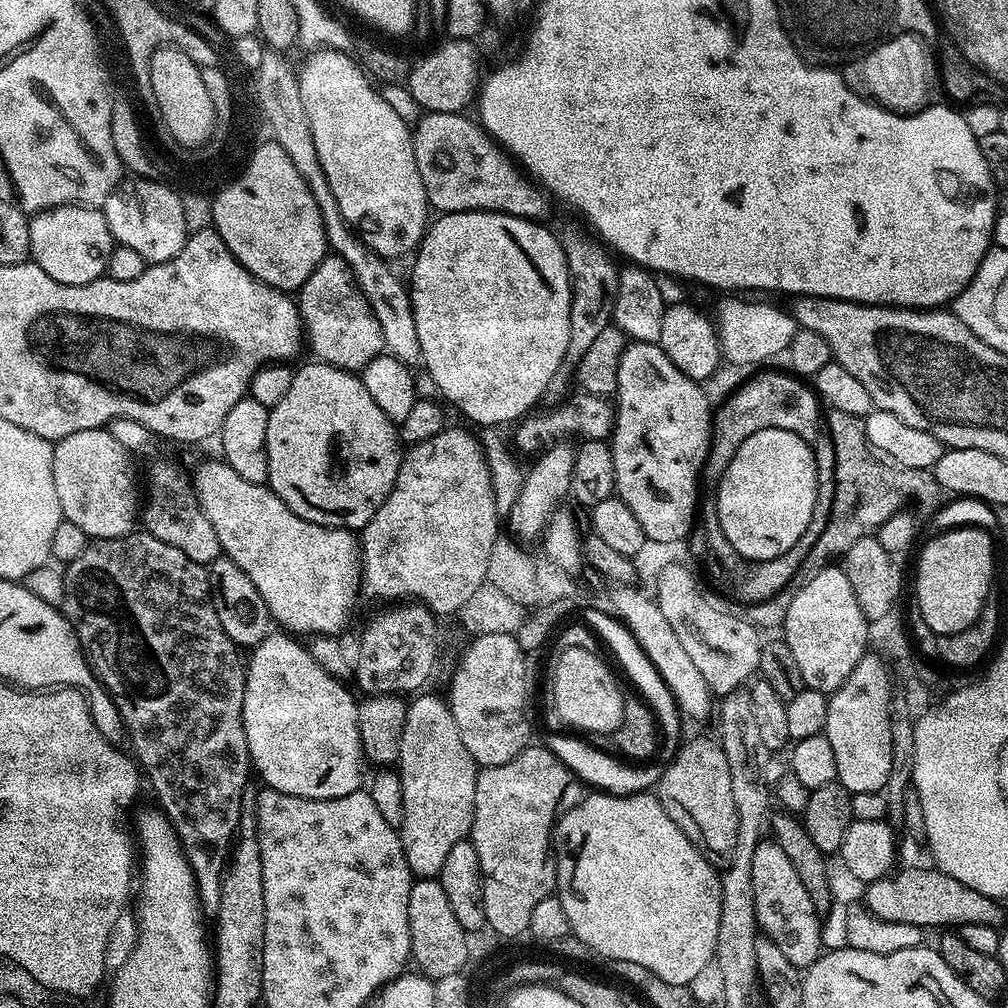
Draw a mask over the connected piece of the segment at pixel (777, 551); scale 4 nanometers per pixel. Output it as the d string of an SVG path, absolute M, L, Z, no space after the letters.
M780 428L750 435L726 466L716 491L722 534L747 560L772 560L790 550L805 533L814 511L816 454L811 443Z

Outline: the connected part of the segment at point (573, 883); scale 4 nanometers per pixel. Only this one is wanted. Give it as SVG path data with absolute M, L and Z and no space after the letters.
M651 791L635 792L633 796L592 795L596 796L588 796L581 804L574 805L565 816L563 813L554 825L554 859L556 861L554 892L562 902L562 910L566 910L571 935L573 937L576 935L586 947L608 956L609 961L638 962L638 966L646 966L646 970L658 974L658 978L663 978L666 982L691 985L698 978L698 974L706 969L715 954L719 919L722 915L721 873L712 869L713 861L695 844L692 844L690 838L686 838L686 834L673 822L670 814L666 814L659 799Z

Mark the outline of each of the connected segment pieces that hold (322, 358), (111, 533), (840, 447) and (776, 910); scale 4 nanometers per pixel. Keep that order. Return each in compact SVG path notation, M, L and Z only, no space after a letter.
M335 254L325 255L324 261L306 278L306 282L298 290L298 307L302 321L302 332L306 337L306 348L313 352L315 359L322 364L335 368L345 368L348 372L359 373L375 356L385 351L382 338L382 326L378 326L378 318L370 310L360 287L352 279L352 271L342 257Z
M91 428L90 430L78 430L78 434L70 434L66 438L55 441L52 450L52 473L54 474L54 490L58 490L58 502L60 503L60 515L65 520L74 522L74 526L78 526L78 530L82 530L90 538L97 540L113 540L119 536L129 536L137 527L138 517L142 512L142 492L136 489L136 468L132 465L134 461L133 453L126 450L126 446L122 446L122 442L118 442L118 438L114 438L114 434L107 428Z
M840 410L840 420L832 420L826 426L826 435L832 439L832 449L836 455L833 508L825 529L792 578L791 583L796 586L810 582L818 570L835 565L848 553L850 546L858 542L858 538L876 534L891 516L908 506L906 504L911 500L927 514L933 513L941 503L942 489L936 481L935 471L894 462L890 454L878 450L878 446L866 438L866 426L861 417Z
M761 842L754 850L753 888L759 931L777 944L794 967L807 970L822 955L821 917L806 886L802 886L802 878L798 878L798 870L794 870L794 862L790 862L790 858L786 858L784 851L774 842Z

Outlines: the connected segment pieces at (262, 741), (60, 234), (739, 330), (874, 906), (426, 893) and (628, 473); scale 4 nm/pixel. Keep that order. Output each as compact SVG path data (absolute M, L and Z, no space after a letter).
M280 630L269 631L267 638L251 649L252 657L247 657L244 729L248 758L255 775L257 772L267 787L282 794L294 794L311 800L342 798L361 787L358 700L352 697L351 687L348 689L346 685L339 684L340 680L327 672L308 652L307 647L296 640L299 639Z
M67 204L61 208L37 213L29 219L31 259L50 278L63 284L89 284L107 273L114 241L110 226L100 208L83 208Z
M724 294L724 295L721 295L719 298L721 300L718 301L716 304L716 316L714 312L714 327L716 329L716 336L720 340L721 357L723 357L723 359L727 361L727 363L729 360L729 362L732 363L733 366L736 368L748 368L751 366L751 364L764 364L767 362L767 360L774 359L775 356L779 354L779 352L780 352L780 355L787 353L788 347L790 346L790 340L794 338L796 332L798 331L796 317L795 315L793 315L791 311L789 311L789 309L787 312L786 309L779 308L779 306L776 304L763 304L763 302L760 300L748 300L752 298L745 298L743 295L740 295L740 294Z
M932 866L904 868L901 872L896 870L881 880L871 881L865 888L868 889L862 900L868 912L886 922L913 923L925 930L940 930L945 926L961 924L1003 925L1004 912L1000 909L1003 907L991 896L958 882L958 878L948 876Z
M416 878L413 879L412 889L410 890L410 902L406 906L406 914L410 922L410 938L412 939L411 959L416 960L415 967L423 975L429 978L439 978L446 975L459 973L464 967L463 964L469 963L469 957L466 950L467 932L454 918L454 910L450 907L450 902L446 899L446 890L442 890L439 879L436 878Z
M632 342L625 347L623 354L620 355L620 361L618 362L618 382L616 383L616 390L614 393L614 411L616 413L616 422L612 425L612 435L610 437L610 447L612 450L612 458L614 460L614 478L616 479L615 495L620 497L622 502L626 502L626 506L630 506L630 511L634 514L634 518L638 518L638 523L641 524L645 537L649 541L652 540L656 544L676 544L679 540L684 540L692 532L692 524L694 528L694 521L698 516L698 481L702 476L702 469L705 467L705 460L708 456L709 440L713 438L713 409L708 409L708 396L703 392L701 385L697 381L692 380L686 374L682 374L682 370L678 370L678 366L674 366L674 362L670 362L670 358L666 358L666 354L660 349L659 343L637 343Z

